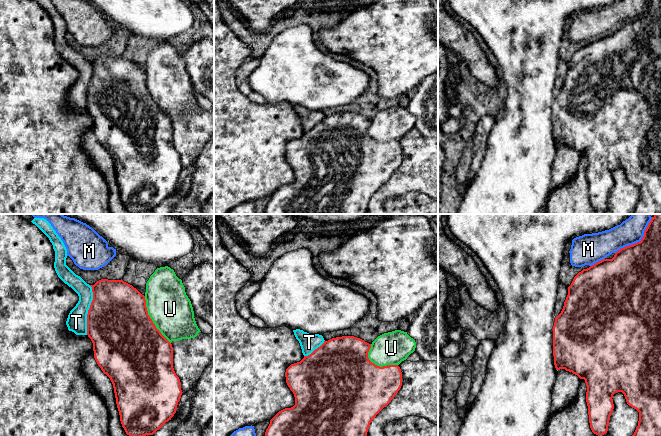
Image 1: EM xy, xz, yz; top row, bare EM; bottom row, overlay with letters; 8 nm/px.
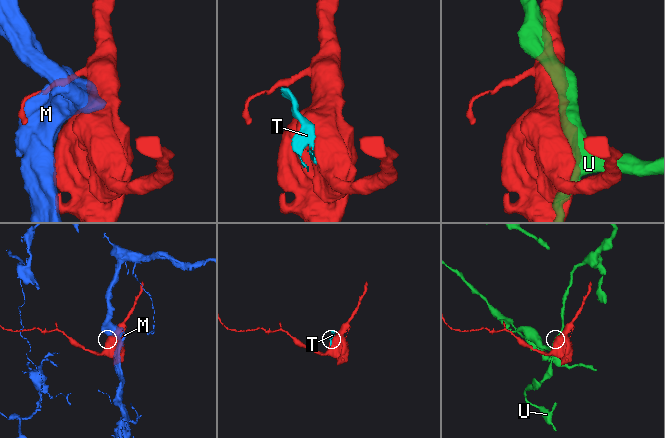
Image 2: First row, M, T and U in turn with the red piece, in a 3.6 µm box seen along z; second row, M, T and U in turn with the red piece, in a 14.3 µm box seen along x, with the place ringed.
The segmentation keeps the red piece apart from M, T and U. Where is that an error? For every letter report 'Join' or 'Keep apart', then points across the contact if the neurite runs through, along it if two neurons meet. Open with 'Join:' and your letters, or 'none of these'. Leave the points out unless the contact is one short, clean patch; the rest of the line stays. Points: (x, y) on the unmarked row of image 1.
Join: none of these
M: Keep apart
T: Keep apart
U: Keep apart

